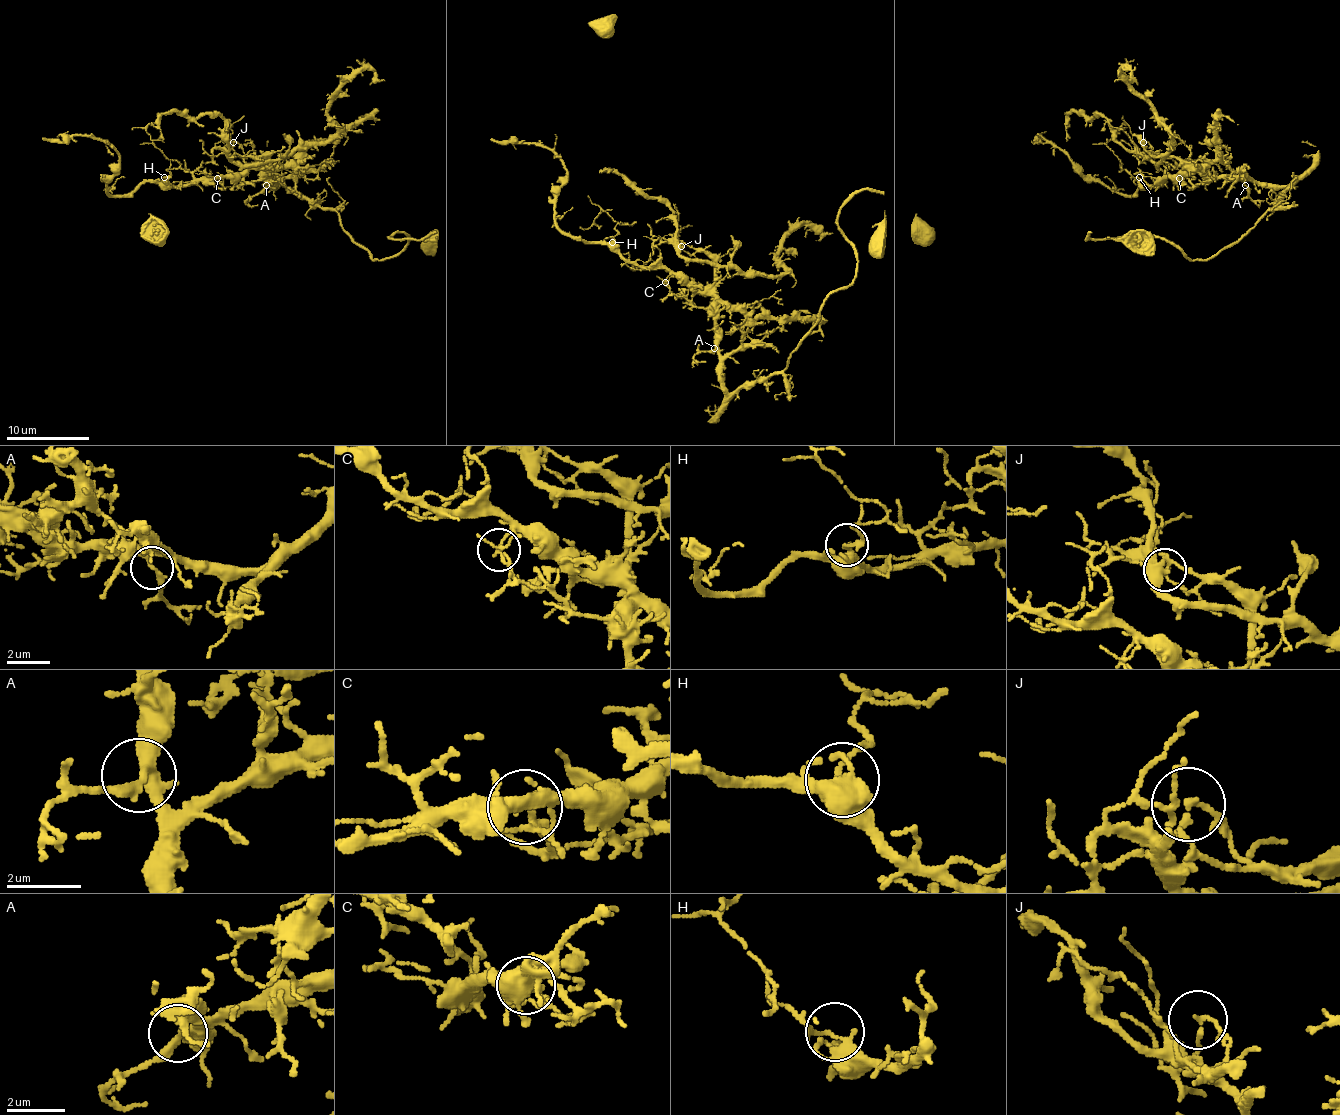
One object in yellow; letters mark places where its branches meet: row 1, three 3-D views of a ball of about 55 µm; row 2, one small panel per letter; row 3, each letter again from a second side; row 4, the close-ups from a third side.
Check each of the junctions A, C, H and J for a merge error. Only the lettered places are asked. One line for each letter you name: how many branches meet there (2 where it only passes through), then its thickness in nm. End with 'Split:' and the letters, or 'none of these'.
C: 3 | 100 nm
J: 2 | 120 nm
Split: C, J

